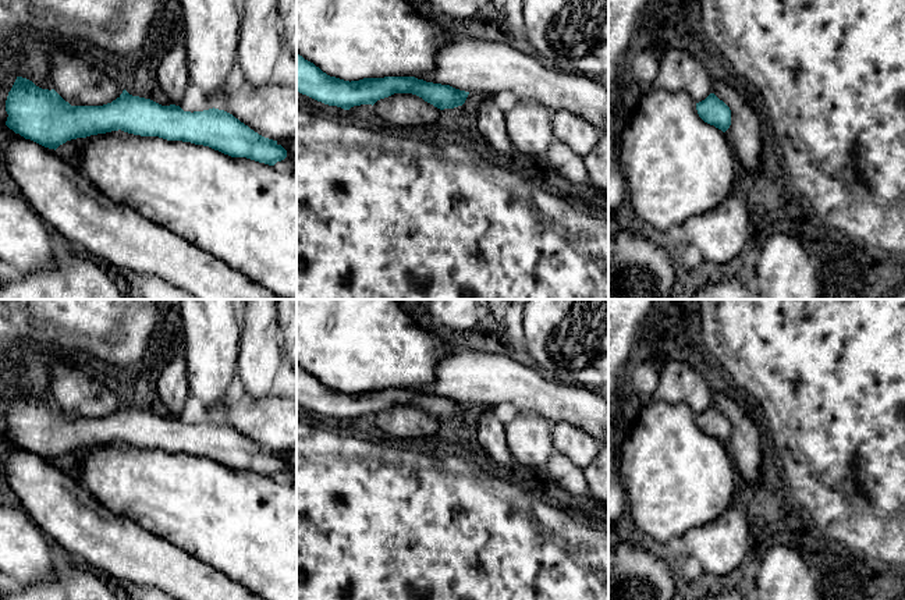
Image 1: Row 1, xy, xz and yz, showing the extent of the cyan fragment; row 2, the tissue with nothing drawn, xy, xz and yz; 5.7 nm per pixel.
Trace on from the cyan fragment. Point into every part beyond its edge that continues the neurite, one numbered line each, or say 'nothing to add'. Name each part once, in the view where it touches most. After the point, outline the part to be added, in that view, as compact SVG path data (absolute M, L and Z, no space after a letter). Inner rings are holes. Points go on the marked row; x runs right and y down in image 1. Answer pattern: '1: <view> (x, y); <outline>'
1: xy (270, 110); M249 84L233 89L223 88L223 95L217 102L212 102L214 109L224 110L248 125L259 135L273 141L297 139L297 88L267 85L252 88Z

